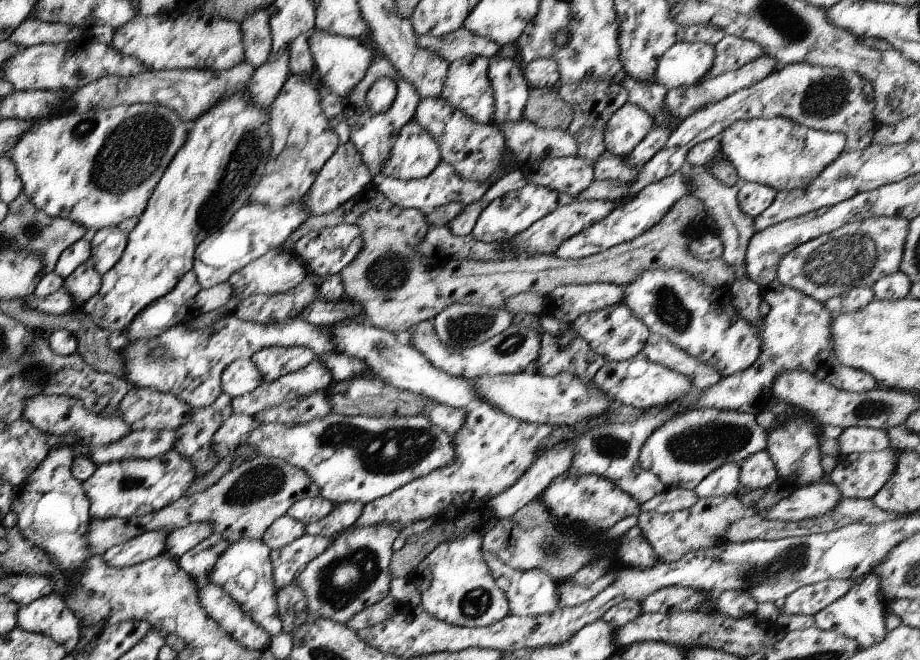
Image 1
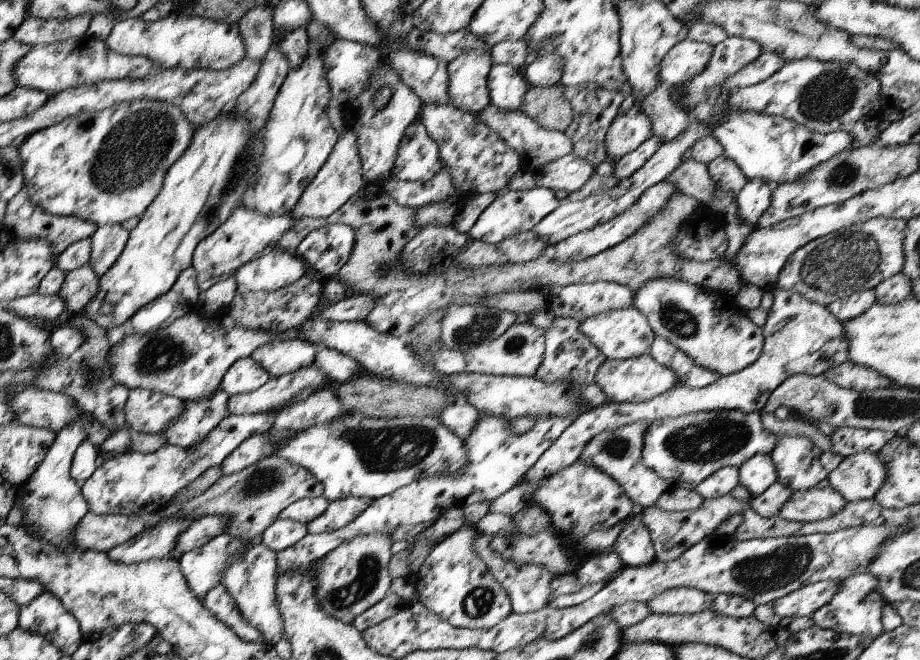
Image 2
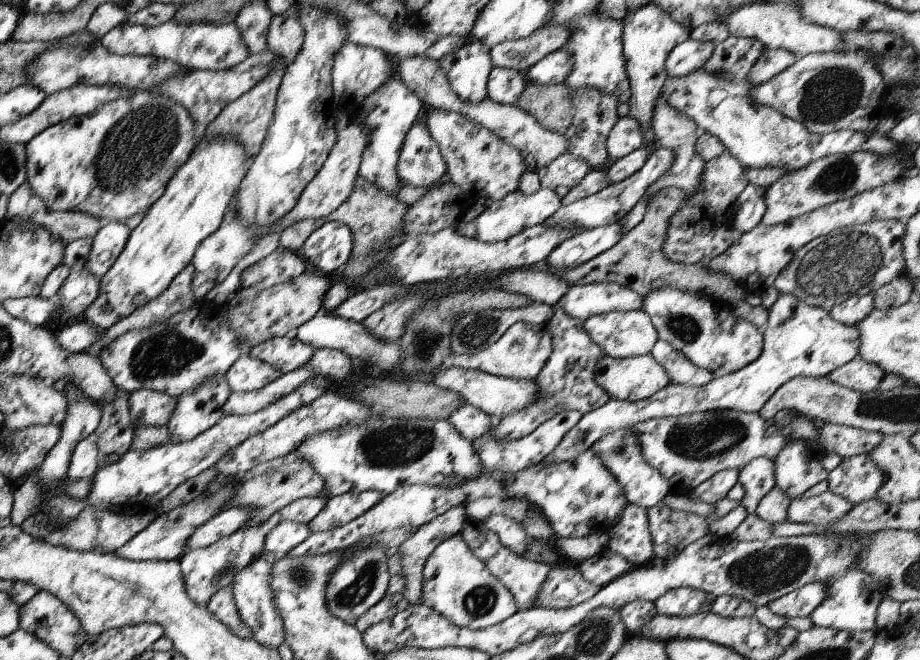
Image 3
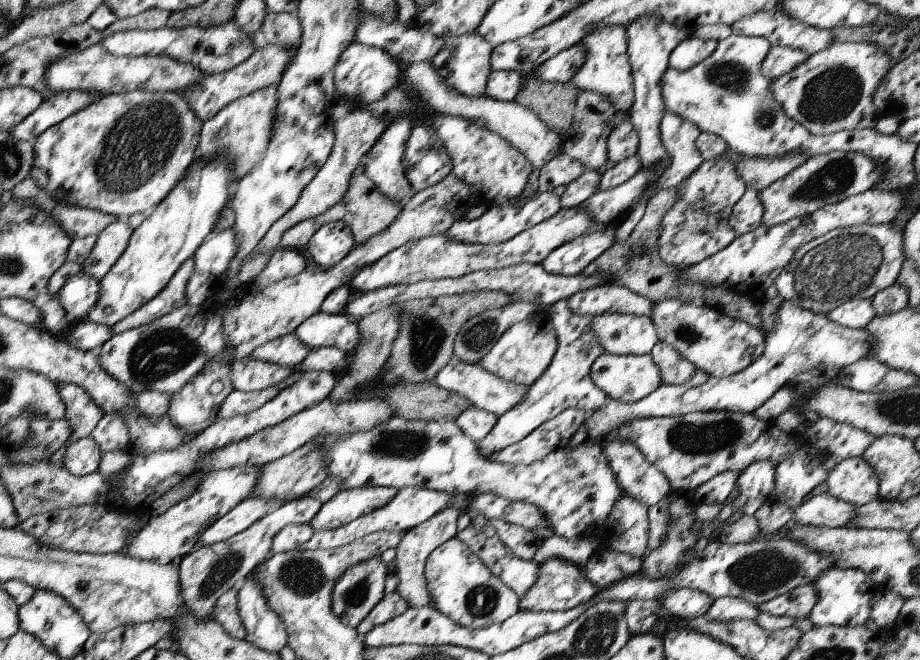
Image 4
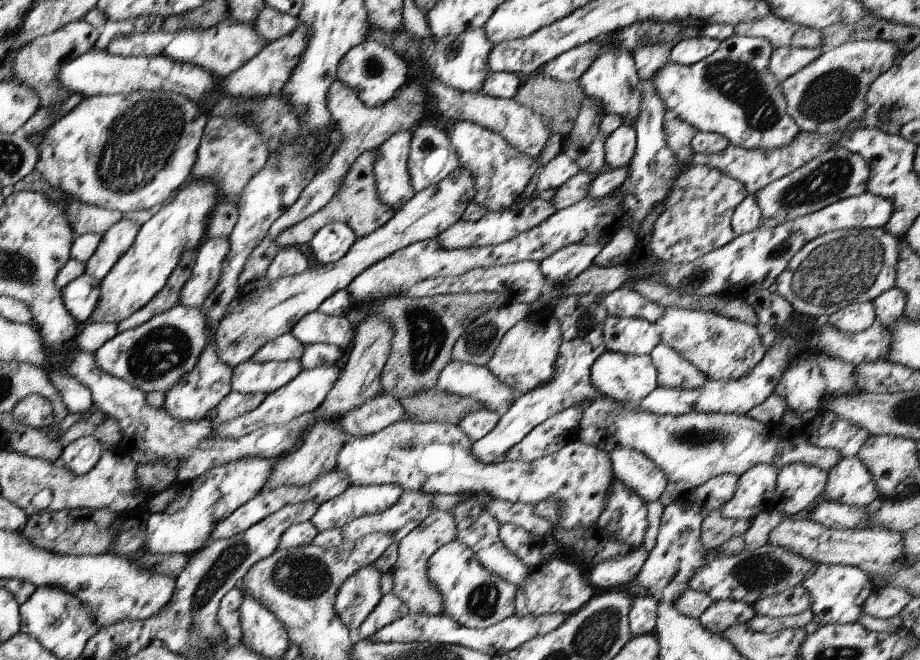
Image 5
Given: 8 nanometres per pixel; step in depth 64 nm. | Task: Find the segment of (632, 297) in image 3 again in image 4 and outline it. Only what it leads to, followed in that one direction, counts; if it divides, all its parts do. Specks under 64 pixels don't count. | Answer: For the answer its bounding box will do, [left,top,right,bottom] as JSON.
[566,284,652,317]

